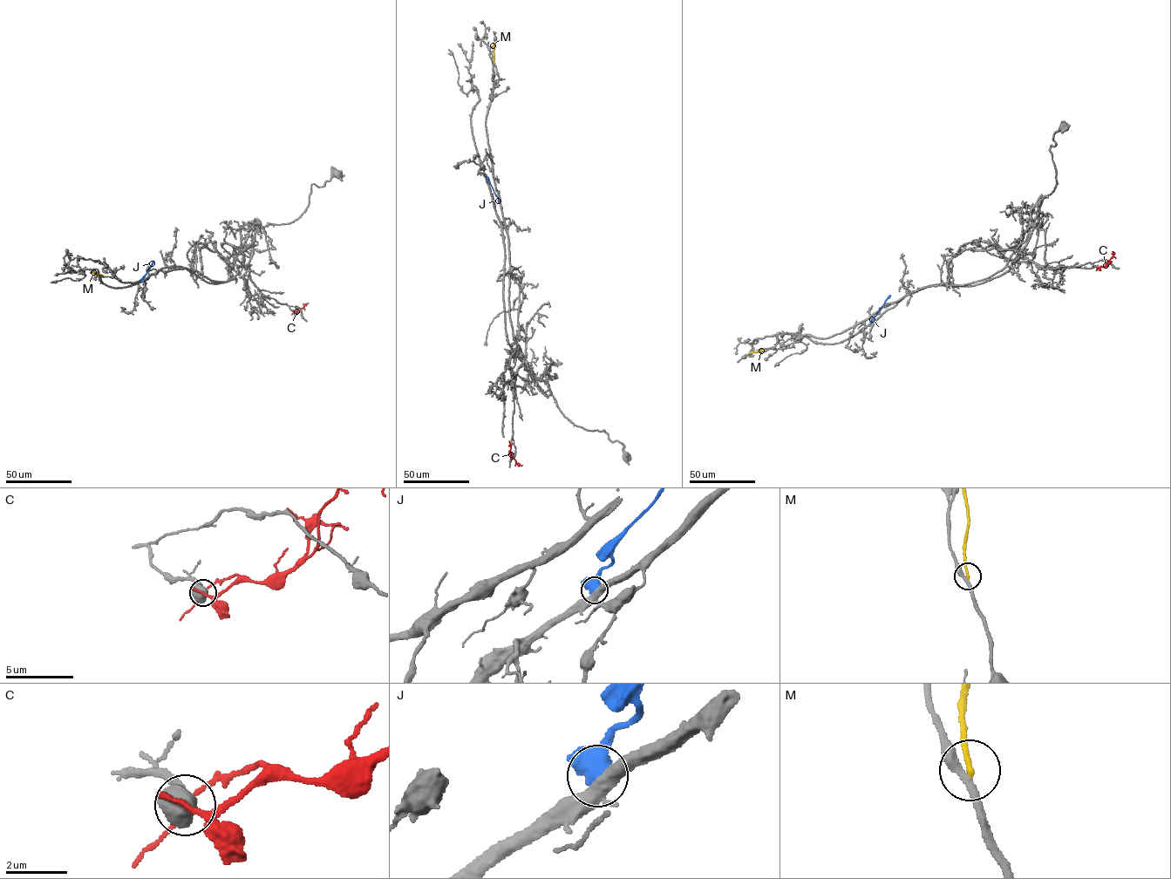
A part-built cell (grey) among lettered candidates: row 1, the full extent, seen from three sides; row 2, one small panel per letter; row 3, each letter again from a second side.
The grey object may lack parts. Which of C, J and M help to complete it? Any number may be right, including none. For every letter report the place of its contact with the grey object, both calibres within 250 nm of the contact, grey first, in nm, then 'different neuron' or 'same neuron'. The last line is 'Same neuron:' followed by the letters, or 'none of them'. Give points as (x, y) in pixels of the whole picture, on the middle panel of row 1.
C: meets grey at (512, 444); 600 nm thick on the grey side, 240 nm on the other; different neuron
J: meets grey at (485, 175); 440 nm thick on the grey side, 600 nm on the other; different neuron
M: meets grey at (494, 63); 280 nm thick on the grey side, 180 nm on the other; different neuron
Same neuron: none of them

